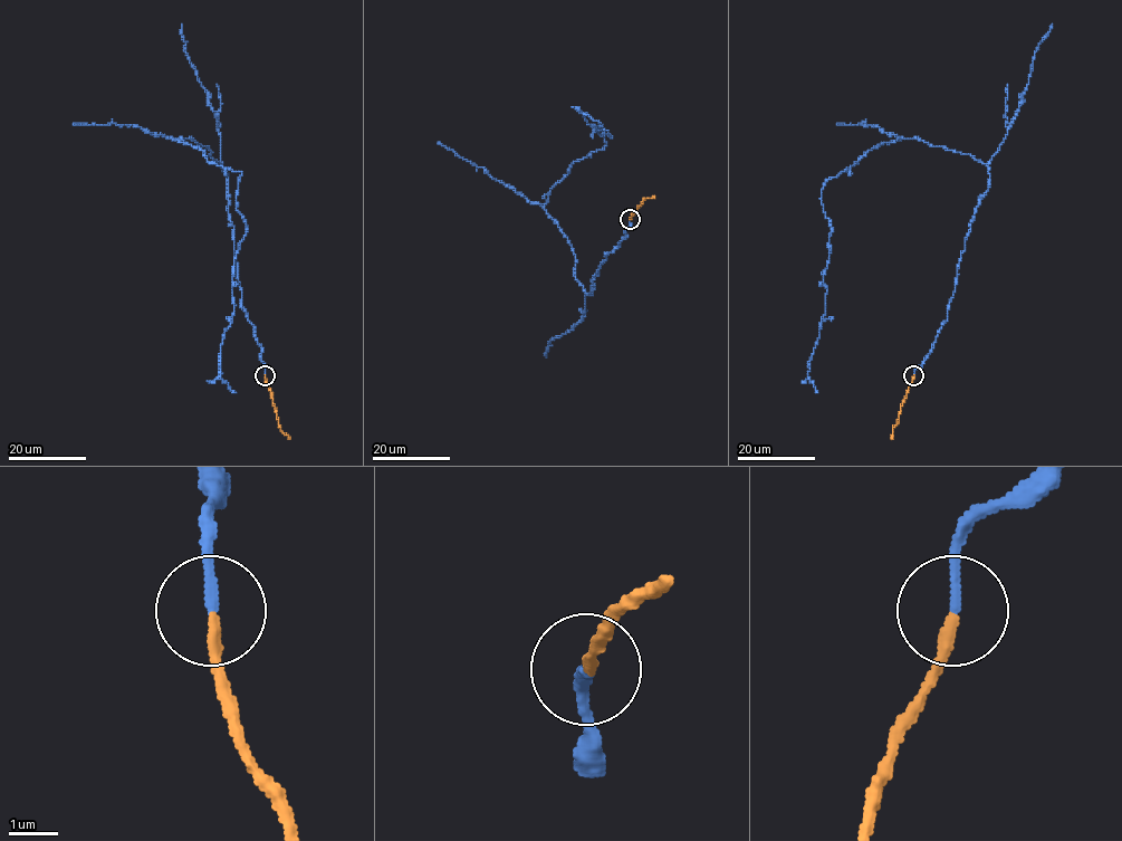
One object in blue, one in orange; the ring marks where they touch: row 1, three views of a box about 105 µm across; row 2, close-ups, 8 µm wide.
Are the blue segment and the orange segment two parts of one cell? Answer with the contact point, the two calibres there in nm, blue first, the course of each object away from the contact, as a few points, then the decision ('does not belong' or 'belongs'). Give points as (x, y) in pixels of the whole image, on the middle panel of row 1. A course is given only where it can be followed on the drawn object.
at (630, 219); 190 nm thick on the blue side, 240 nm on the other; blue runs (630, 219), (587, 294), (545, 204), (574, 162), (606, 145), (600, 125), (610, 134), (583, 113), (600, 122); orange runs (630, 219), (645, 199), (655, 198); does not belong

